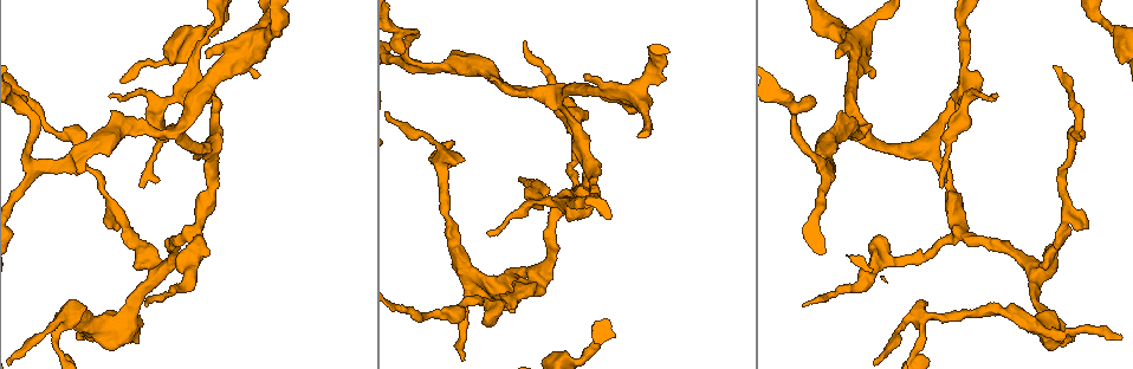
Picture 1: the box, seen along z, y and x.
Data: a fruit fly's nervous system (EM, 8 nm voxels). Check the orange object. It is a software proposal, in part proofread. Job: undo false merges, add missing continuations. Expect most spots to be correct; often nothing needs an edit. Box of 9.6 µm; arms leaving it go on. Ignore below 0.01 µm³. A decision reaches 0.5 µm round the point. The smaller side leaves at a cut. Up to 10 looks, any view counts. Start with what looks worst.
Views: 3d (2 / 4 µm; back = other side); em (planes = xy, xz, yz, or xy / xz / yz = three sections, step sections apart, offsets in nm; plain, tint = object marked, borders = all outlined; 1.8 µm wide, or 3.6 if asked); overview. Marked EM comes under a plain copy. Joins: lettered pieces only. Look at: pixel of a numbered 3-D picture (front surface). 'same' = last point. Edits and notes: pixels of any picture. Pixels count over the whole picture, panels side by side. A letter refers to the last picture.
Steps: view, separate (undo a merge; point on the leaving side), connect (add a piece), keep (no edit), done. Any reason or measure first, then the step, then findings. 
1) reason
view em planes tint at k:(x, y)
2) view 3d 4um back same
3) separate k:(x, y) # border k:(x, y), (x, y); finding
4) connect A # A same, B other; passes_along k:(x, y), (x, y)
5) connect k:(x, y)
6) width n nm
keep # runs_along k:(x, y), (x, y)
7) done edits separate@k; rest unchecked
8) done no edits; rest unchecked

view 3d 4um at 1:(60, 352)

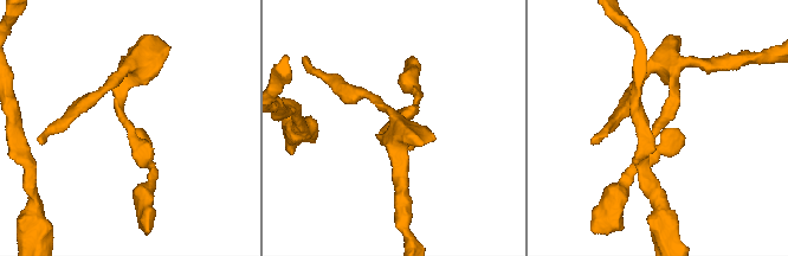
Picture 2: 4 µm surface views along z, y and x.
view em 3.6um planes tint at 2:(662, 123)

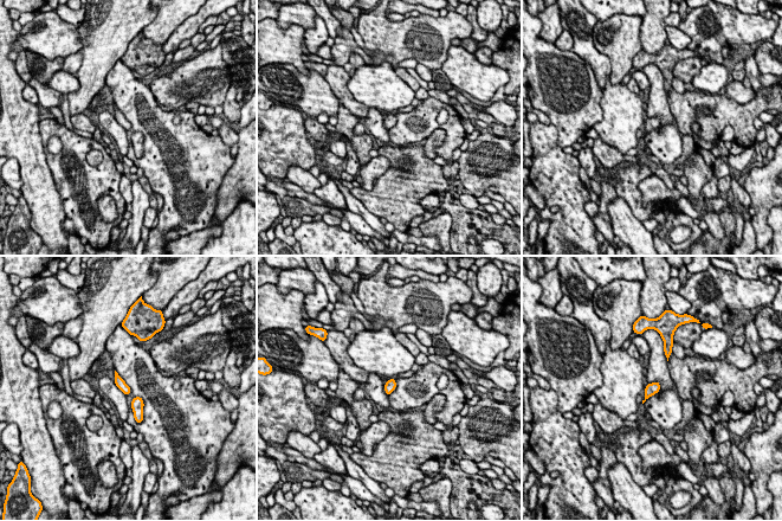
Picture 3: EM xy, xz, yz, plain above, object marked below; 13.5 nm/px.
what lies round it
view em 3.6um planes borders same

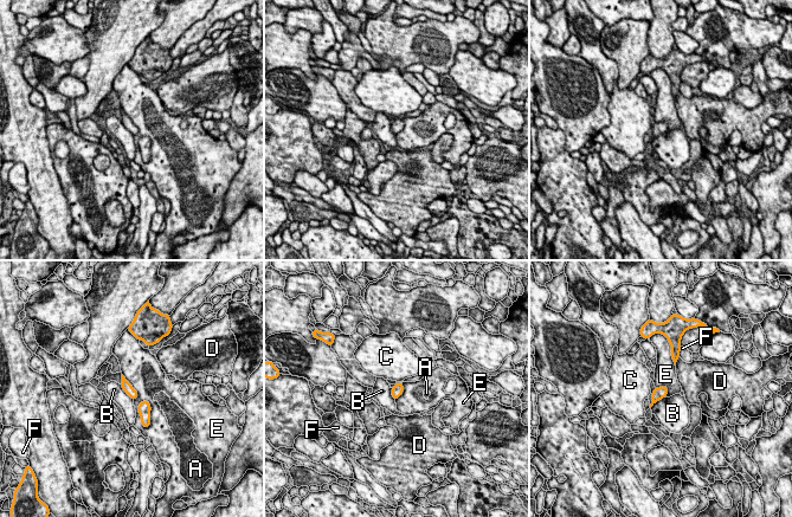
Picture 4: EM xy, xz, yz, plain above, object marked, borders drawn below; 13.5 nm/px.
keep # A other, B other, C other, D other, E other, F other; border 4:(665, 395), (650, 407); continuous, no second cell

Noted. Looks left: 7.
tapers out
view em xz step 4 borders at 1:(146, 305)

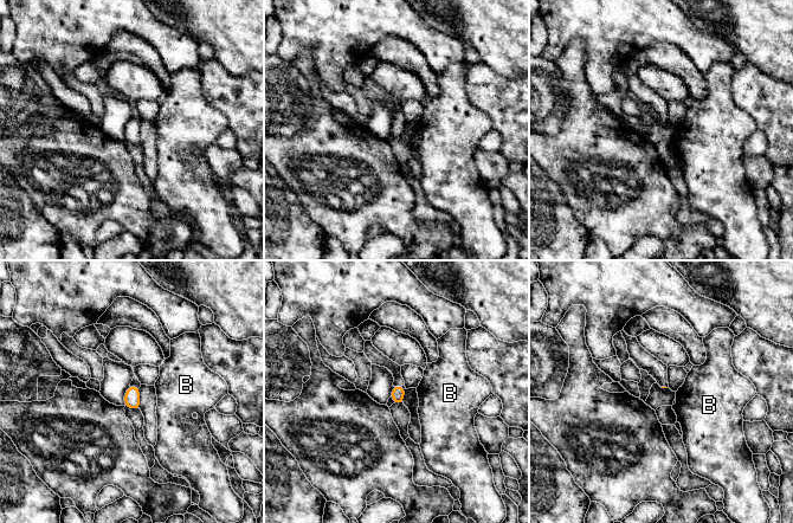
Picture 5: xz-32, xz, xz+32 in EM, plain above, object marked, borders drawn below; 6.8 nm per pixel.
cut it another way
view em xy step 16 borders same

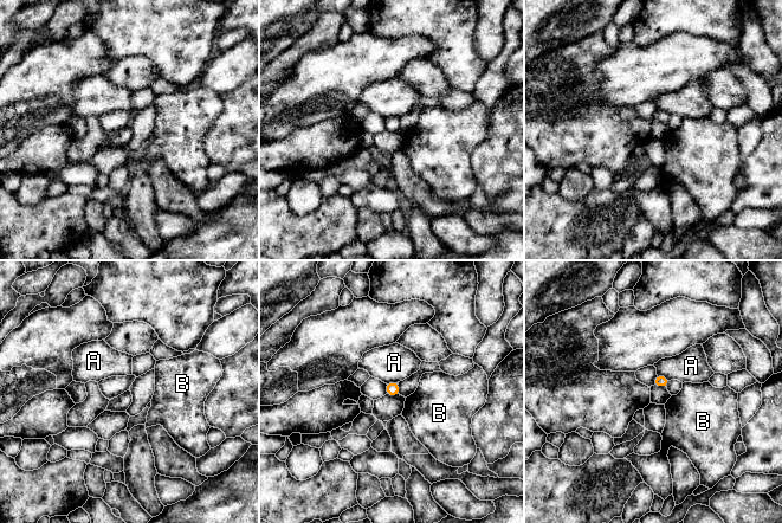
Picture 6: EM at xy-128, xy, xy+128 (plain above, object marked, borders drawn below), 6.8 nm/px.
width 80 nm
keep # A other, B other; border 6:(657, 374), (663, 374), (670, 380); no lettered piece goes on from it

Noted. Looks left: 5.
branch point
view 3d 4um back at 1:(827, 168)

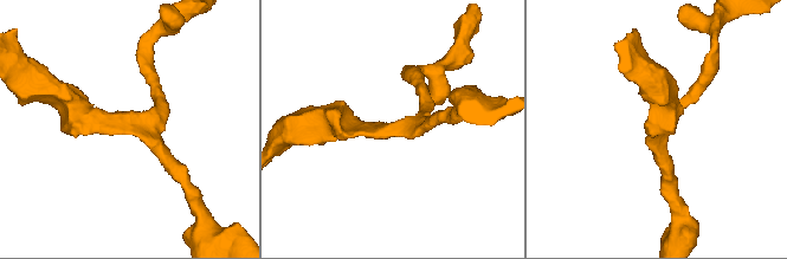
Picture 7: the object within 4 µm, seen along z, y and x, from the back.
arms 3; arm_widths 190, 220, 220 nm
view em planes borders at 7:(406, 126)

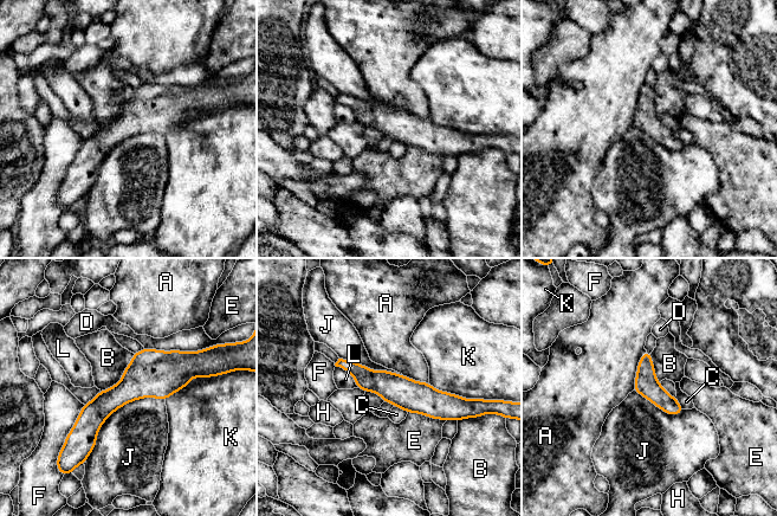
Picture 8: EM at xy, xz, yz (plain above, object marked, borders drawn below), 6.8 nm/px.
keep # A other, B other, C other, D other, E other, F other, H other, J other, K other, L other; border 8:(133, 353), (123, 376), (101, 391); all the same cell

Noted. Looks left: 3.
abrupt turn
view em xy step 4 borders at 1:(875, 263)

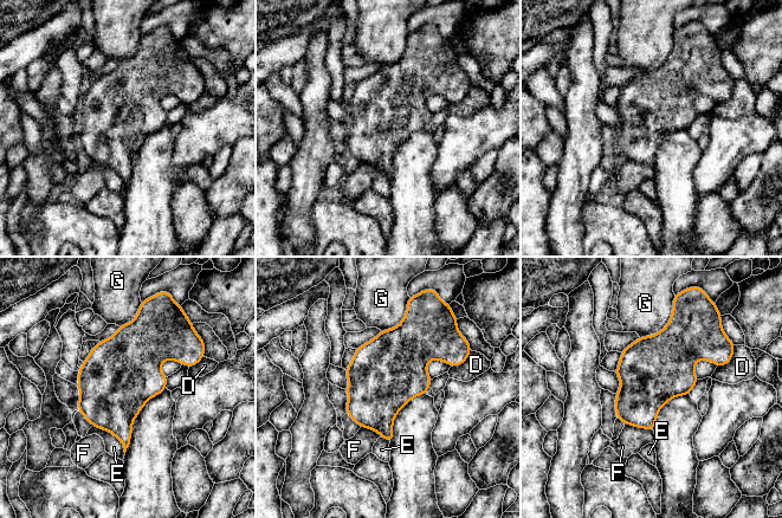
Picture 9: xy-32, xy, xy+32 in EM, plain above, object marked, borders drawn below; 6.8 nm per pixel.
keep # D other, E other, F other, G other; continuous, no second cell

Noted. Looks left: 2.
done no edits; rest unchecked

